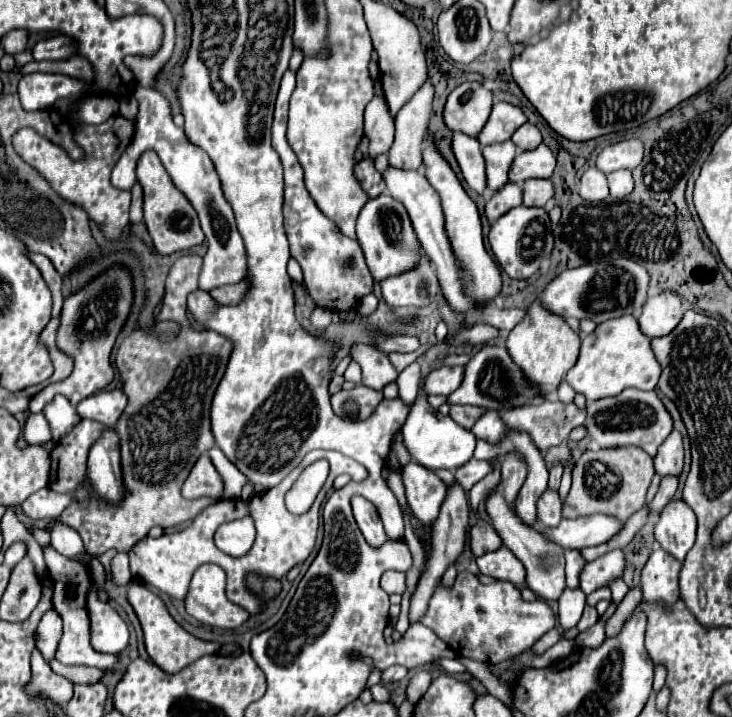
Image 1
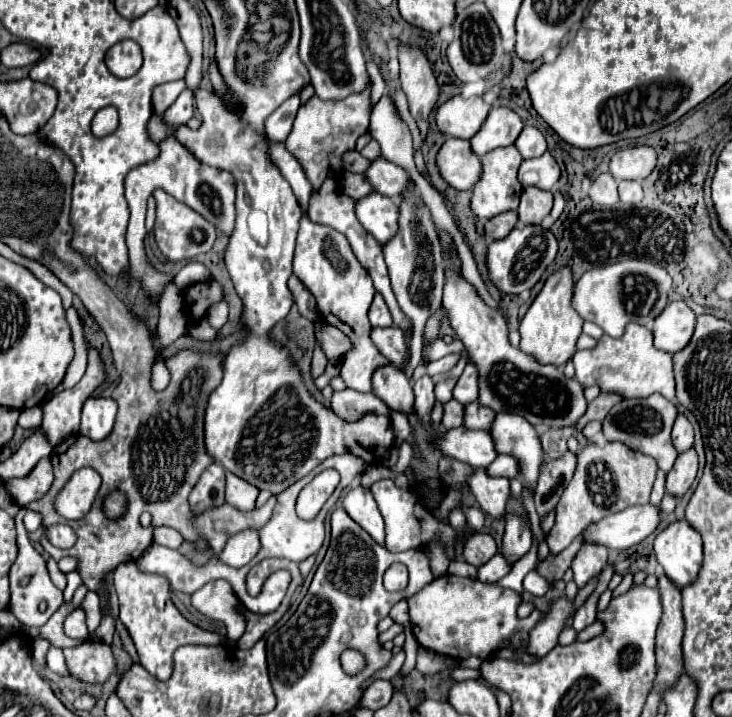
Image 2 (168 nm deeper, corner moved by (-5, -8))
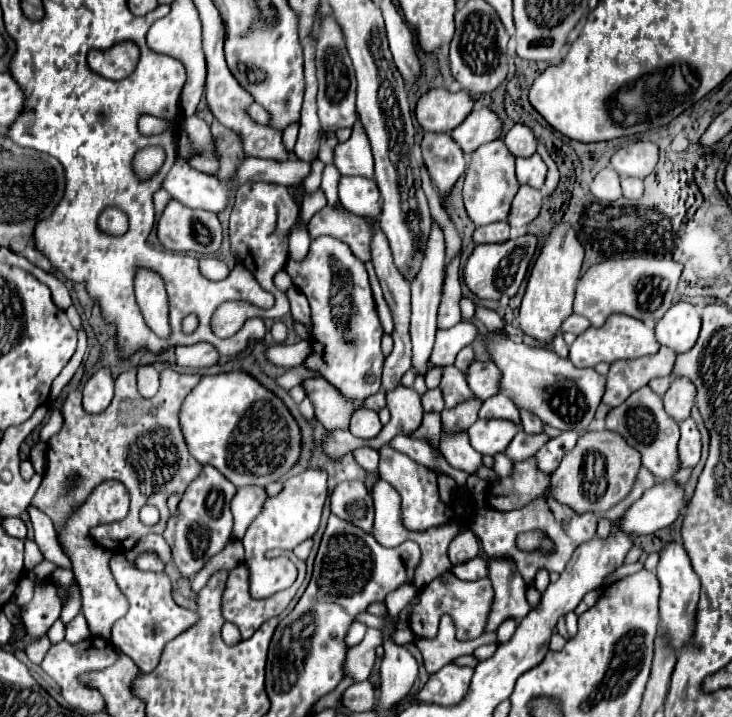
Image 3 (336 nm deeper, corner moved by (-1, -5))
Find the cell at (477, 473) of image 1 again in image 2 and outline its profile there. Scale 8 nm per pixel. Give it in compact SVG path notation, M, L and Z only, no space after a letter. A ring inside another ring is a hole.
M498 455L494 463L488 465L488 473L492 477L518 477L518 459L516 457L506 457L506 455Z

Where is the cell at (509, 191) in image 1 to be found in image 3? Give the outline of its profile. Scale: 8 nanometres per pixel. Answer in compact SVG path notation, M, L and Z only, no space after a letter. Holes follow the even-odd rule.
M494 222L486 226L478 226L474 230L474 242L476 244L492 244L492 242L506 242L510 236L508 222Z

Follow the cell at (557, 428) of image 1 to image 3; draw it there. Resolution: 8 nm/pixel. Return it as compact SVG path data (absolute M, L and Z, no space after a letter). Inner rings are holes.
M660 348L658 354L650 358L638 358L634 362L614 362L606 376L606 390L602 404L614 408L622 404L632 392L646 386L648 380L656 376L670 376L676 352Z

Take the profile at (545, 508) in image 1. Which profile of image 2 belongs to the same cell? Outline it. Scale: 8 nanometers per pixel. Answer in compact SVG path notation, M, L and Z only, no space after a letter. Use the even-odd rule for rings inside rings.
M566 451L562 457L550 459L546 461L546 465L542 465L542 475L538 477L534 493L536 511L540 515L546 515L548 511L556 509L564 487L572 479L574 467L576 467L576 455L572 451Z

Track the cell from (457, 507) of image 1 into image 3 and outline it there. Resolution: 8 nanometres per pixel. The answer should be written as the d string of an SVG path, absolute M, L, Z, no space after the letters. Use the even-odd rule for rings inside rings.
M470 398L466 402L462 402L462 406L456 406L454 410L444 410L442 412L442 430L446 434L458 434L458 432L466 432L470 428L470 424L478 418L478 410L480 410L480 400L478 398Z

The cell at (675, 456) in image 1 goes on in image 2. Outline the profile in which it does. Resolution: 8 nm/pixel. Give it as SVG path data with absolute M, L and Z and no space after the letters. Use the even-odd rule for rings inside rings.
M678 413L676 421L674 421L672 441L674 441L674 447L678 449L678 453L690 449L694 443L694 429L692 429L692 423L686 419L684 413Z

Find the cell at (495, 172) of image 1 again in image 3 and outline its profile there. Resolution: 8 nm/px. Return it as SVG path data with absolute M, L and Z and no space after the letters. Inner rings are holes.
M494 140L472 152L472 158L470 158L470 164L466 170L462 196L464 196L466 212L476 226L506 220L512 198L518 192L518 188L520 188L520 184L514 174L514 154L506 148L506 144L502 140Z

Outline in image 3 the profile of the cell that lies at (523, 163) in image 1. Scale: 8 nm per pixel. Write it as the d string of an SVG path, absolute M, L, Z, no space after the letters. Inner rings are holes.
M540 154L530 158L516 158L516 178L520 184L528 184L534 188L542 188L546 180L546 164Z

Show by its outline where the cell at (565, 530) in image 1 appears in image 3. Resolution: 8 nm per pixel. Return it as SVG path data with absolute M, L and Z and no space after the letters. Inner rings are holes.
M656 484L624 512L618 522L618 530L630 536L652 534L670 526L684 510L684 506L684 490L678 484Z

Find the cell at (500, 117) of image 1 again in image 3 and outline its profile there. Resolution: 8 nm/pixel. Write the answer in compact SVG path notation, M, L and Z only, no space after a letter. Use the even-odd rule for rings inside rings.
M474 108L462 126L454 128L450 136L460 144L466 154L472 154L478 146L498 140L502 136L502 120L488 108Z

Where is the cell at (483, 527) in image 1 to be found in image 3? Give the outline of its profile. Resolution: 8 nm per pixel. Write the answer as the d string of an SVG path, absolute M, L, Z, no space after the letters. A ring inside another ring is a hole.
M462 530L448 548L448 556L452 564L464 564L470 558L476 558L480 552L480 540L472 530Z

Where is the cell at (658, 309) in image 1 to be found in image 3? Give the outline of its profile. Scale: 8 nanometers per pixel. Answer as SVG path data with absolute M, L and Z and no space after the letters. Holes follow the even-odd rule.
M678 302L658 320L656 324L656 340L660 346L670 350L686 352L694 346L700 330L700 314L698 308L688 302Z

